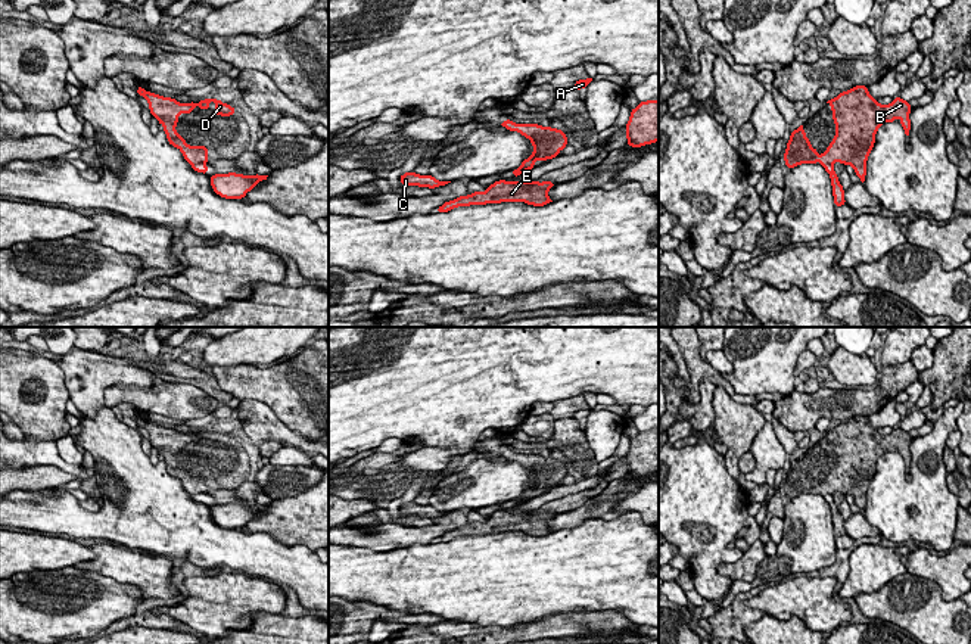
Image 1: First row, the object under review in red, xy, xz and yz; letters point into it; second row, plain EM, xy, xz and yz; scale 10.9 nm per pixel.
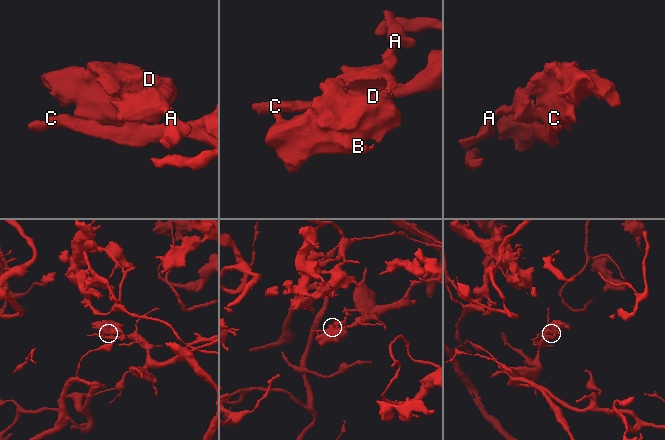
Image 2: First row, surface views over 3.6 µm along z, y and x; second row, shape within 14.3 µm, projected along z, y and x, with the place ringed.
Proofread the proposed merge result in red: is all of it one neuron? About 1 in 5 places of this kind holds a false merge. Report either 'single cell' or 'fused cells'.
fused cells

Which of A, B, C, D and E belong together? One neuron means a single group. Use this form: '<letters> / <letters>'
A B D E / C

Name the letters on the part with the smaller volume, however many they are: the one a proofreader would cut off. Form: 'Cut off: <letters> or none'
Cut off: A, B, D, E

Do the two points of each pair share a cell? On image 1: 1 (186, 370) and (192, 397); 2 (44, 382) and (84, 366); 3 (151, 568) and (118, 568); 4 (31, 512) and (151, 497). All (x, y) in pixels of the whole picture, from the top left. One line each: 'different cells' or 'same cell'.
1: different cells
2: different cells
3: same cell
4: same cell

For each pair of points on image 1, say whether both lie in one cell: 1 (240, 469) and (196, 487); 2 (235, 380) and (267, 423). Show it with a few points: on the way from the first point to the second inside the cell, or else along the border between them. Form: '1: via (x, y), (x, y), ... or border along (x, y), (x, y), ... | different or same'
1: via (230, 473), (212, 473), (207, 479) | same
2: border along (257, 400), (246, 398), (240, 401) | different

